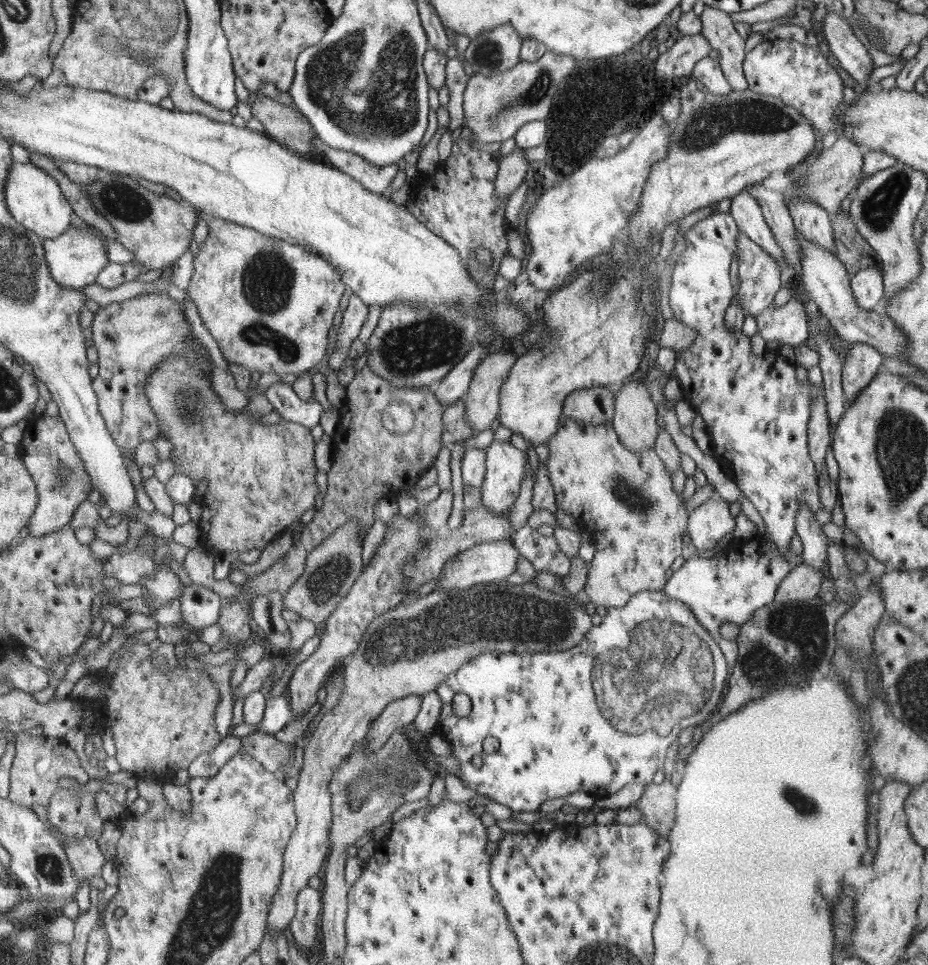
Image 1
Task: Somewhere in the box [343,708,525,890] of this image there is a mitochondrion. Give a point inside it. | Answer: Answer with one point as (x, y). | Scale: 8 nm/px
(399, 770)

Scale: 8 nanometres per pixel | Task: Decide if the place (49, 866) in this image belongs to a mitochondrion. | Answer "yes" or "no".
yes

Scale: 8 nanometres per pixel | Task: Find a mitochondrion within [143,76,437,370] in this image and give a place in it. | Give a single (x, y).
(268, 279)

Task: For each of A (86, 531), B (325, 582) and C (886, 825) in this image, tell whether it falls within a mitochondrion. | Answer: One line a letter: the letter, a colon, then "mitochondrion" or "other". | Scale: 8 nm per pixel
A: other
B: mitochondrion
C: other

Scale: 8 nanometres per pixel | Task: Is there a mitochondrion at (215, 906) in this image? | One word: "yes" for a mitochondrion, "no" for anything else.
yes

